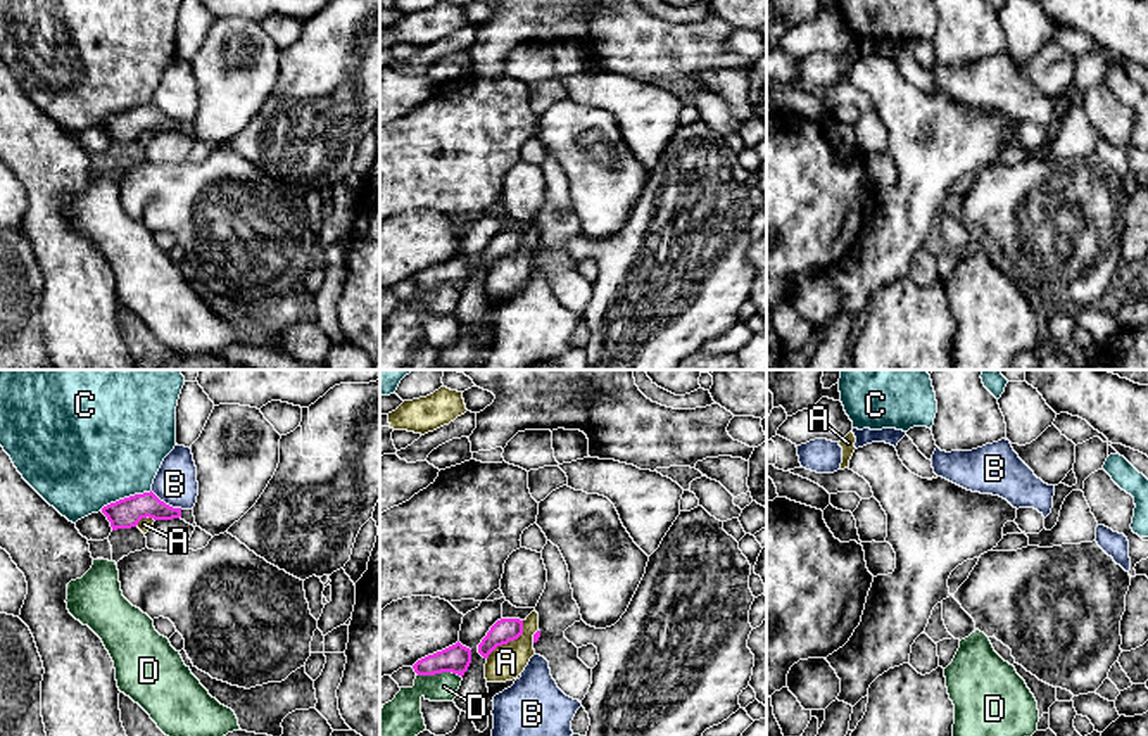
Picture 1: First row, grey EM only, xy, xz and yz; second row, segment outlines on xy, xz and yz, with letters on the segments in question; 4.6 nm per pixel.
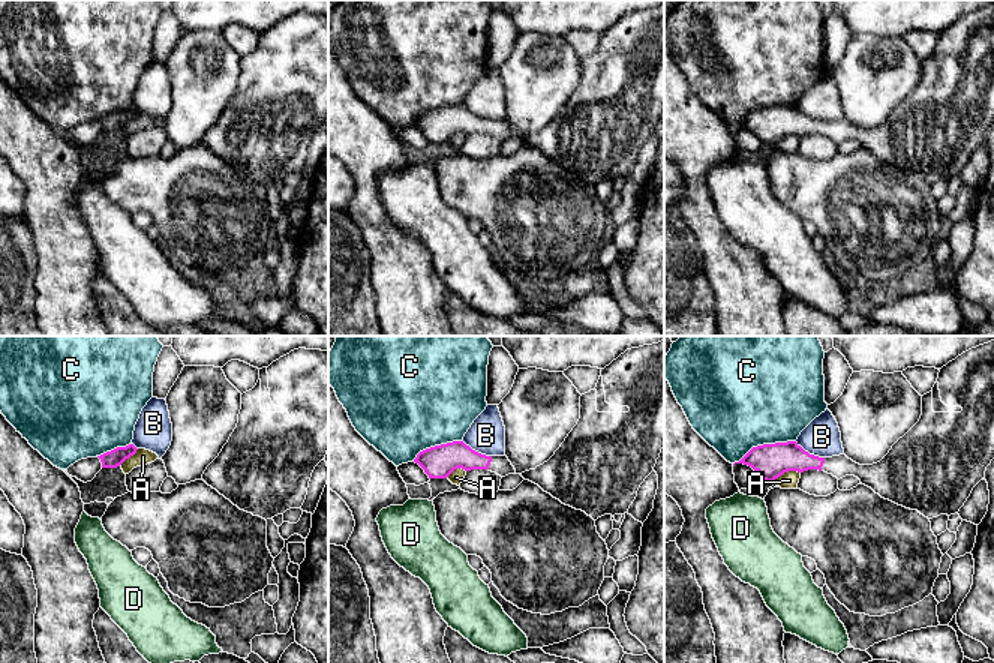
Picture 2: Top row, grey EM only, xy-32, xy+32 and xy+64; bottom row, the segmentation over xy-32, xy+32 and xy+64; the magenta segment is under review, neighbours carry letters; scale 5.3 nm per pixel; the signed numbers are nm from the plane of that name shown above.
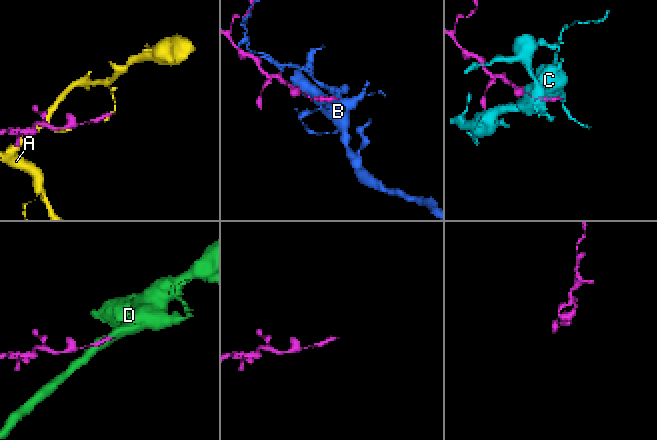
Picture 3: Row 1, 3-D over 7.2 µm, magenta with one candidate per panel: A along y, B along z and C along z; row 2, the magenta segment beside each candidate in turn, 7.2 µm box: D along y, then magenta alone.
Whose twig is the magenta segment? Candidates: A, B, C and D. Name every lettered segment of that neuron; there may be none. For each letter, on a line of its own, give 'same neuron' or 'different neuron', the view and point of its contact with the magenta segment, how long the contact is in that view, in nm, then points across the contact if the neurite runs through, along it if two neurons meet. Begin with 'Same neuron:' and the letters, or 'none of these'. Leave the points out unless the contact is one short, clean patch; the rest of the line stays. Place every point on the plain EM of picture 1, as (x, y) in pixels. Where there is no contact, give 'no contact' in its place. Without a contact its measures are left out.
Same neuron: none of these
A: different neuron | xz (510, 253) | 260 nm | along xz (523, 234), (523, 244), (499, 258), (487, 272)
B: different neuron | xy (164, 116) | 170 nm | along xy (151, 104), (166, 116), (182, 121)
C: different neuron | xy (125, 111) | 260 nm
D: different neuron | xz (439, 285) | 220 nm | along xz (416, 285), (456, 285), (461, 291)

